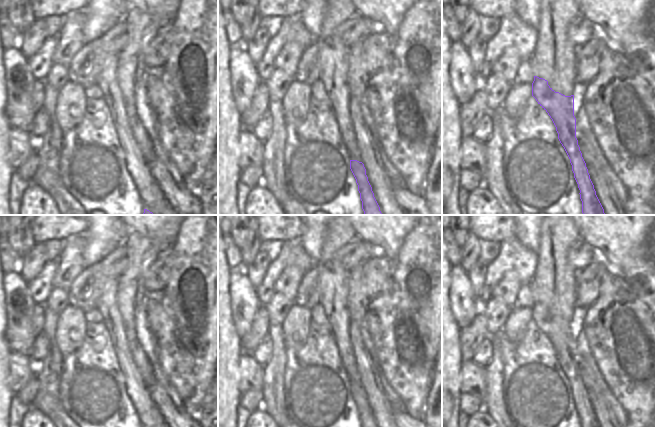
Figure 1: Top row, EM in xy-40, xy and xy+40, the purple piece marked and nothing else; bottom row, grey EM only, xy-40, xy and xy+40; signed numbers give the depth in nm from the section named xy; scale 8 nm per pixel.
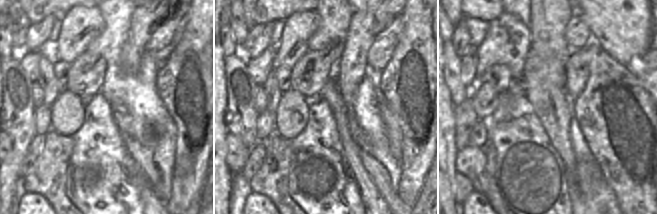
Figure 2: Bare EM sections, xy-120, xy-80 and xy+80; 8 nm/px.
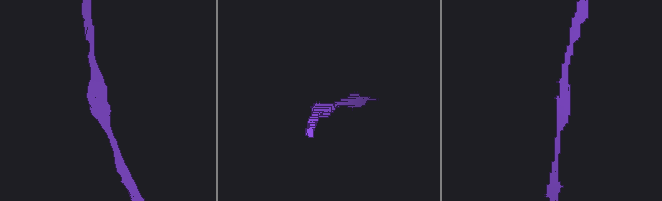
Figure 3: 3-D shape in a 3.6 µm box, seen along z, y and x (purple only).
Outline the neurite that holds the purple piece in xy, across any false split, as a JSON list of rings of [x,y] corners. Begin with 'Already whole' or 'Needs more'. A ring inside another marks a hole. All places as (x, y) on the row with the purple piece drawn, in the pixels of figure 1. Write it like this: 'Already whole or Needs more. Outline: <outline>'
Already whole. Outline: [[[350,160],[350,169],[358,185],[364,215],[382,215],[380,207],[374,197],[372,187],[368,181],[364,164],[357,160]]]

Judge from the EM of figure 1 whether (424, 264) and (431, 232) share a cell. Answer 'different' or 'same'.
same

